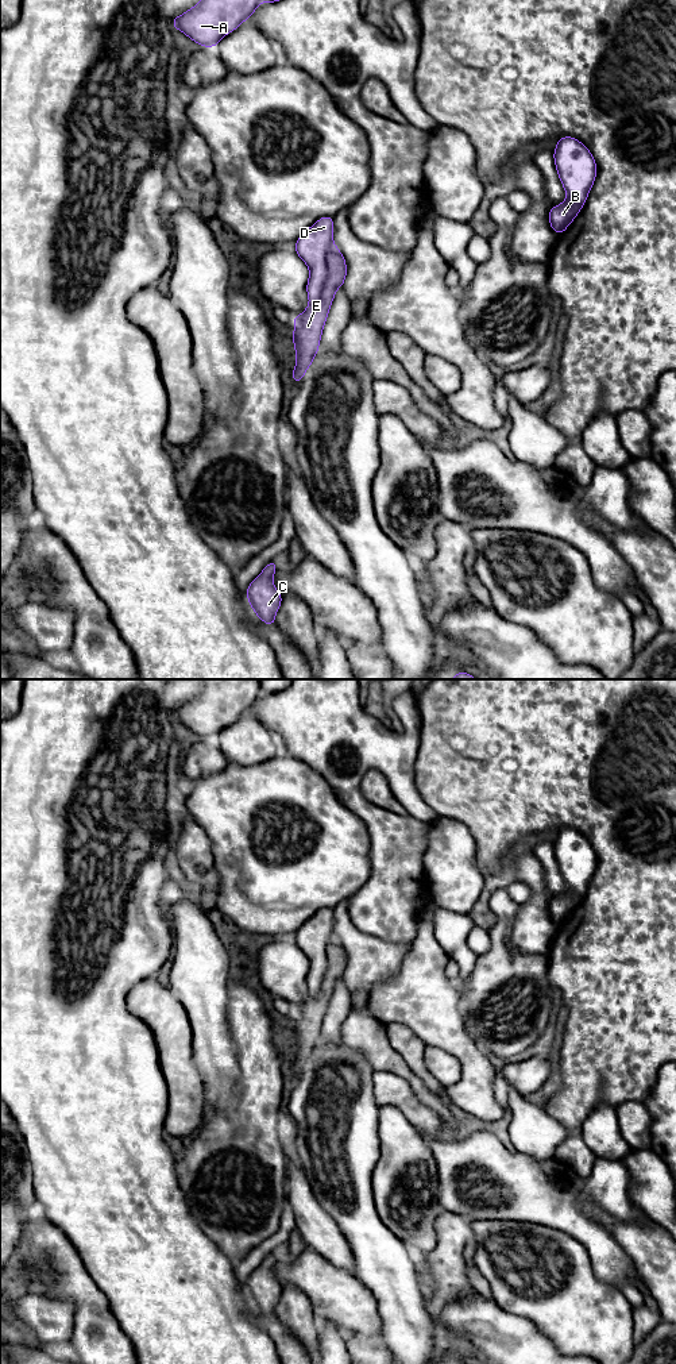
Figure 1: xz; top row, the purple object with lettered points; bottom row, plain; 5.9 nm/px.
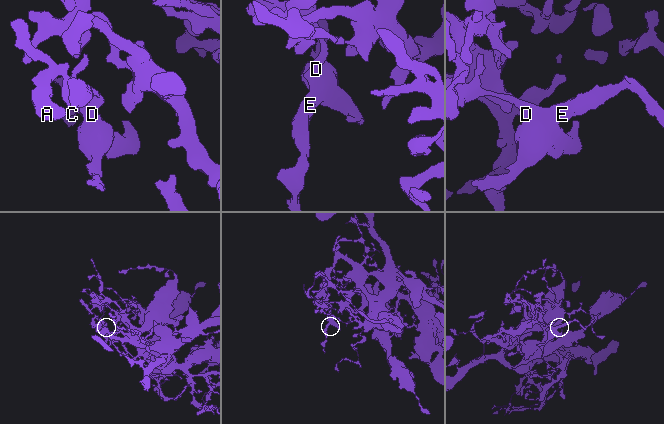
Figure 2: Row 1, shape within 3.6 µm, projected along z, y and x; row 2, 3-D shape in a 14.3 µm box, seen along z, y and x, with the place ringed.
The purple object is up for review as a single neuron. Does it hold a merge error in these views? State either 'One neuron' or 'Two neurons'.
Two neurons

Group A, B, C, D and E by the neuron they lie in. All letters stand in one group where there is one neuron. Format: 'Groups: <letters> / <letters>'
Groups: A B D / C E

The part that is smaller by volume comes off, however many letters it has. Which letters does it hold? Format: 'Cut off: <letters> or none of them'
Cut off: C, E

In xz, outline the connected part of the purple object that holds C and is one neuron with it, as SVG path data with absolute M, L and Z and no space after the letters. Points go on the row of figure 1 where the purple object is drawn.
M271 560L247 587L247 600L256 616L269 625L275 624L275 614L282 602L282 594L275 589L273 578L277 560Z

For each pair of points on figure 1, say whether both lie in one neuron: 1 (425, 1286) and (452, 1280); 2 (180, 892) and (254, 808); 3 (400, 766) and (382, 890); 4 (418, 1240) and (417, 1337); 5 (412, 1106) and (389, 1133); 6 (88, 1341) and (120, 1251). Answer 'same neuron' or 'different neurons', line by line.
1: different neurons
2: different neurons
3: same neuron
4: different neurons
5: different neurons
6: different neurons

